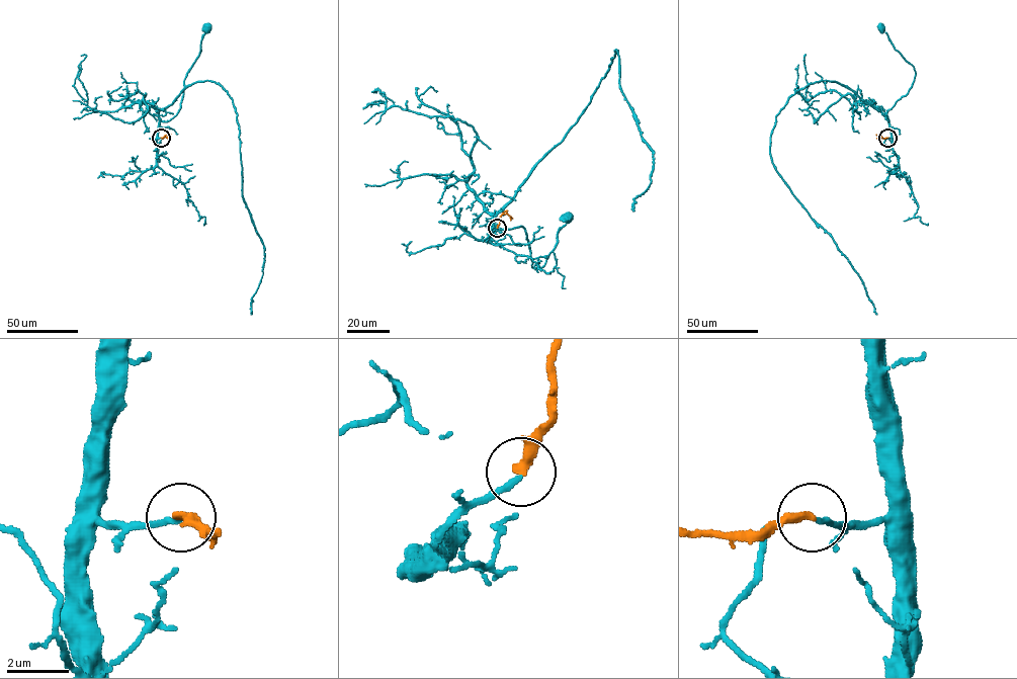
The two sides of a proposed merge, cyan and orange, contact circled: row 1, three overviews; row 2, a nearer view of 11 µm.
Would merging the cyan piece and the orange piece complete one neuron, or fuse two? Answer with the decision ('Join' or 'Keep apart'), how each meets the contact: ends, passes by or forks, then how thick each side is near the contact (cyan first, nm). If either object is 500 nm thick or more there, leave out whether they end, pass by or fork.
Join. At the ring cyan ends. At the ring orange ends. Thickness 170 nm (cyan) against 340 nm

